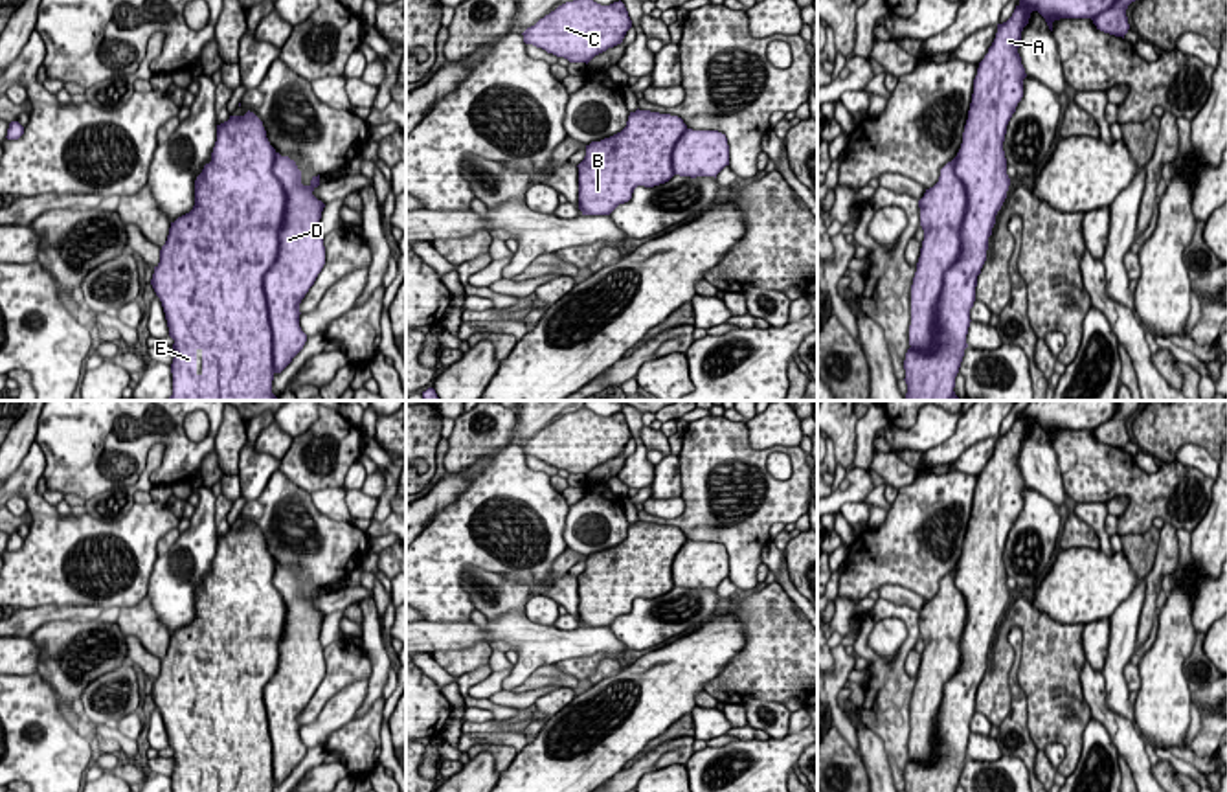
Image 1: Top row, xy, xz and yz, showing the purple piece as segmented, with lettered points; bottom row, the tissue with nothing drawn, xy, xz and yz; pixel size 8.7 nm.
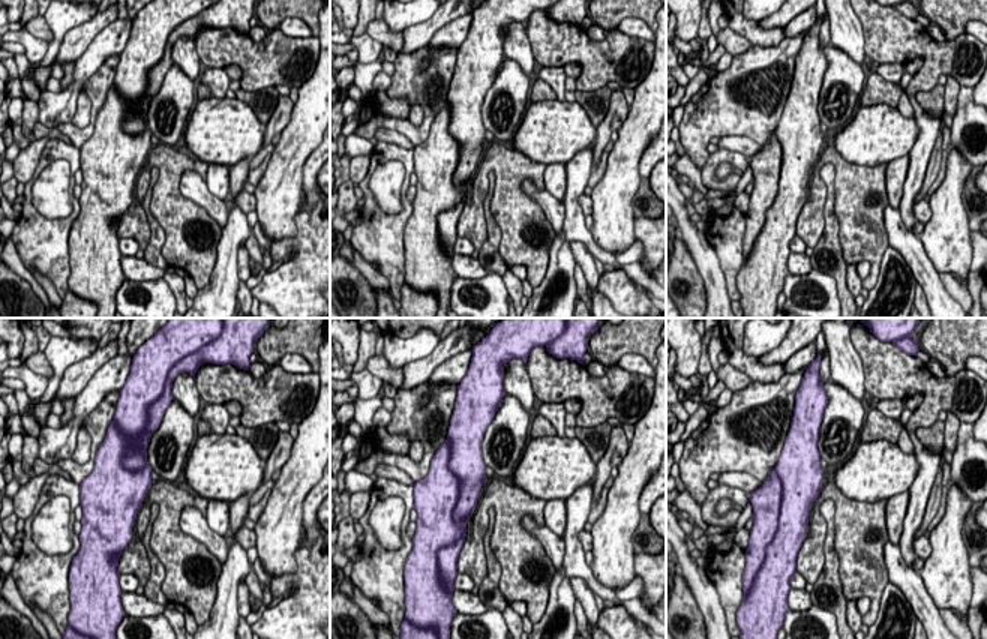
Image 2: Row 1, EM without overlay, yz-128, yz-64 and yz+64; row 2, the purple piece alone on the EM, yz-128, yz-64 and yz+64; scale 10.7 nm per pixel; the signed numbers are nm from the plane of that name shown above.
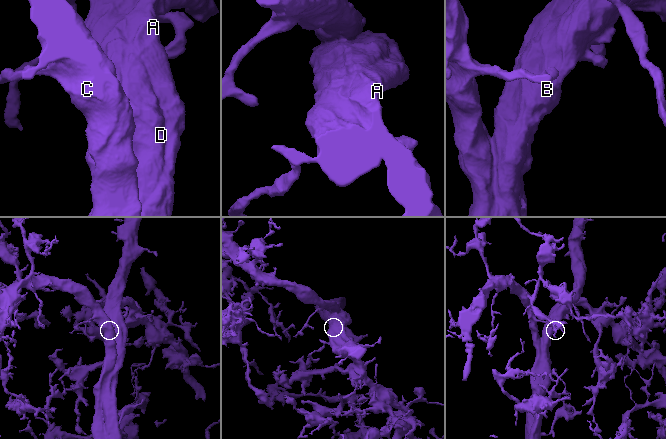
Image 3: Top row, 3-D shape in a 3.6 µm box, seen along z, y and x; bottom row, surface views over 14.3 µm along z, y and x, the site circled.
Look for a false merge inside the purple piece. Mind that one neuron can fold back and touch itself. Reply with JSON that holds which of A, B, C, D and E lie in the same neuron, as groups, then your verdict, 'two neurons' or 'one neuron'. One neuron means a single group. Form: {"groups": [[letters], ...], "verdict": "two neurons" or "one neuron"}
{"groups": [["A", "B", "C", "D", "E"]], "verdict": "one neuron"}

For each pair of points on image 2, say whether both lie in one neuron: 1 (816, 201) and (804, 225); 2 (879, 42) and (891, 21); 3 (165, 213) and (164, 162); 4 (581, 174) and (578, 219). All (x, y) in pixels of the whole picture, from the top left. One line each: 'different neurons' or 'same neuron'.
1: same neuron
2: same neuron
3: same neuron
4: same neuron

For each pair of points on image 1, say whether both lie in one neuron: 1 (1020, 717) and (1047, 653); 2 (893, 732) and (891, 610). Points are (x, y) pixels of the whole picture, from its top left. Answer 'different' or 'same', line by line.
1: different
2: same

